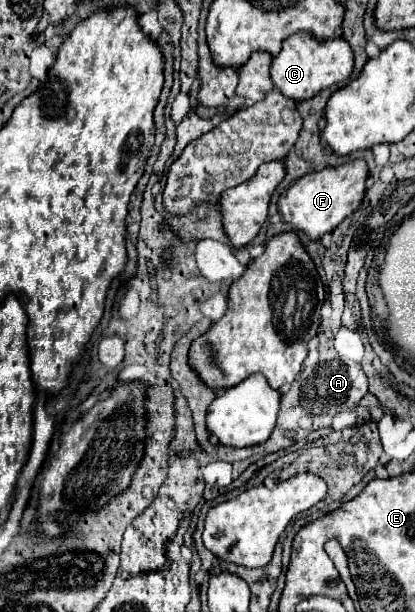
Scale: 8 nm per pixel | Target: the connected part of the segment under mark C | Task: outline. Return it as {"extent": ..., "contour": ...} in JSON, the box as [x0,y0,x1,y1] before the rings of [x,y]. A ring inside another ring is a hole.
{"extent":[270,34,354,102],"contour":[[[294,34],[282,42],[282,50],[276,58],[272,58],[270,64],[270,78],[274,86],[286,96],[296,102],[314,98],[320,90],[340,84],[348,80],[352,74],[354,54],[350,54],[350,46],[342,42],[342,38],[326,40],[326,42],[314,42],[310,34]]]}

